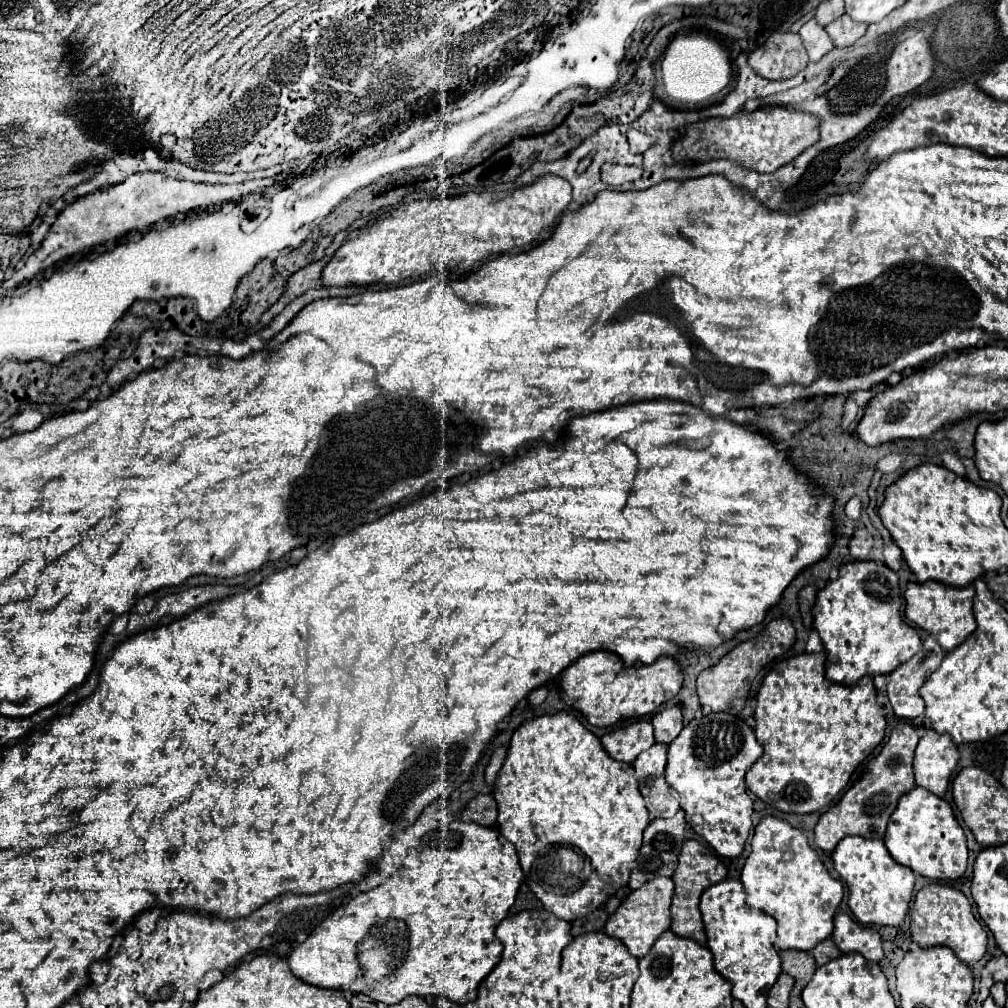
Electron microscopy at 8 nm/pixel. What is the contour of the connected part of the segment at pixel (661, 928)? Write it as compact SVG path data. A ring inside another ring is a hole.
M658 876L654 880L648 880L638 890L634 890L620 904L620 908L608 918L604 932L622 940L632 956L642 958L644 954L648 954L648 950L658 940L658 936L670 928L670 900L672 900L672 894L674 894L672 878Z

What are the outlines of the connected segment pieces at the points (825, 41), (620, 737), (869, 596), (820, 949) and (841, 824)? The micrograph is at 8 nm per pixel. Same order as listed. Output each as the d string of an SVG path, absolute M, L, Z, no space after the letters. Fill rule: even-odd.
M808 20L802 28L800 28L800 38L804 42L804 48L808 52L808 58L810 62L818 62L826 52L830 52L834 46L832 46L832 40L828 38L826 30L816 24L816 20Z
M636 720L628 726L616 728L602 736L602 744L614 760L632 764L640 752L654 744L652 724L648 720Z
M848 562L840 566L838 578L832 580L826 588L818 590L816 604L812 606L814 628L818 630L824 650L826 650L826 678L838 684L852 686L862 676L876 676L876 674L890 674L902 662L908 662L914 654L920 652L922 640L918 630L912 628L902 618L902 594L898 586L898 576L888 566L878 562Z
M826 938L824 942L820 942L820 944L812 950L812 956L816 958L816 964L818 964L818 966L824 966L826 962L842 956L842 952L836 948L836 944L832 942L832 938Z
M900 722L892 728L890 740L884 744L880 754L868 762L868 772L862 776L862 780L854 782L852 788L846 790L846 794L840 798L840 802L820 816L814 828L814 842L818 848L822 848L824 852L832 852L836 844L850 834L864 838L884 838L888 818L894 812L898 798L916 786L912 772L912 758L919 739L912 724Z

